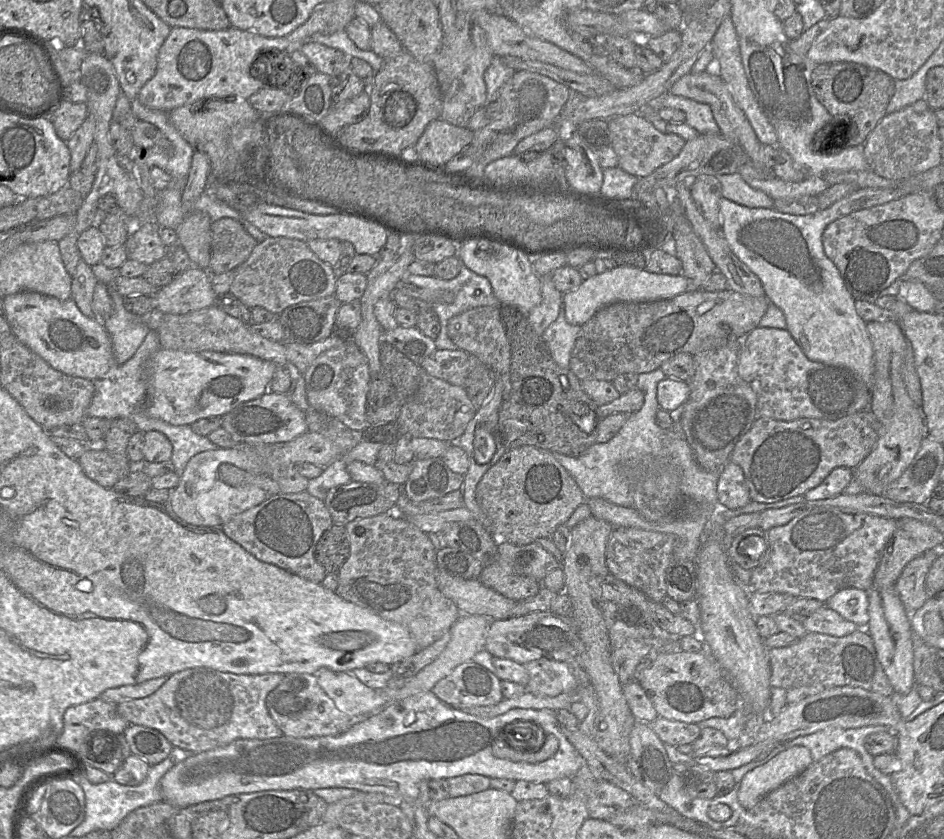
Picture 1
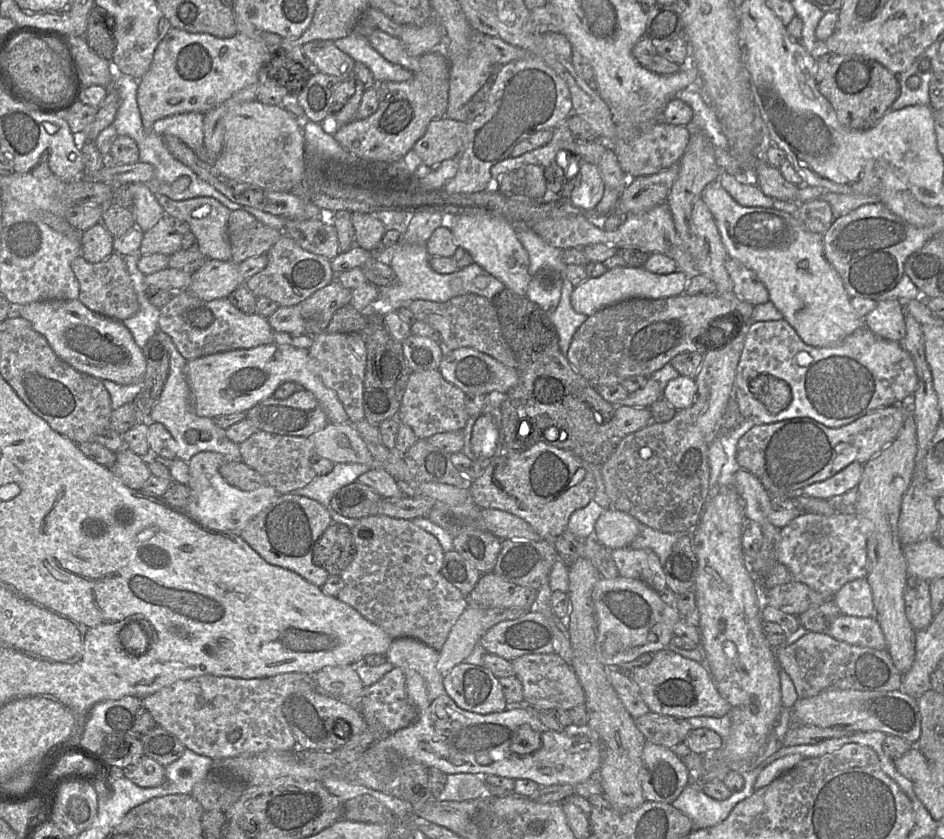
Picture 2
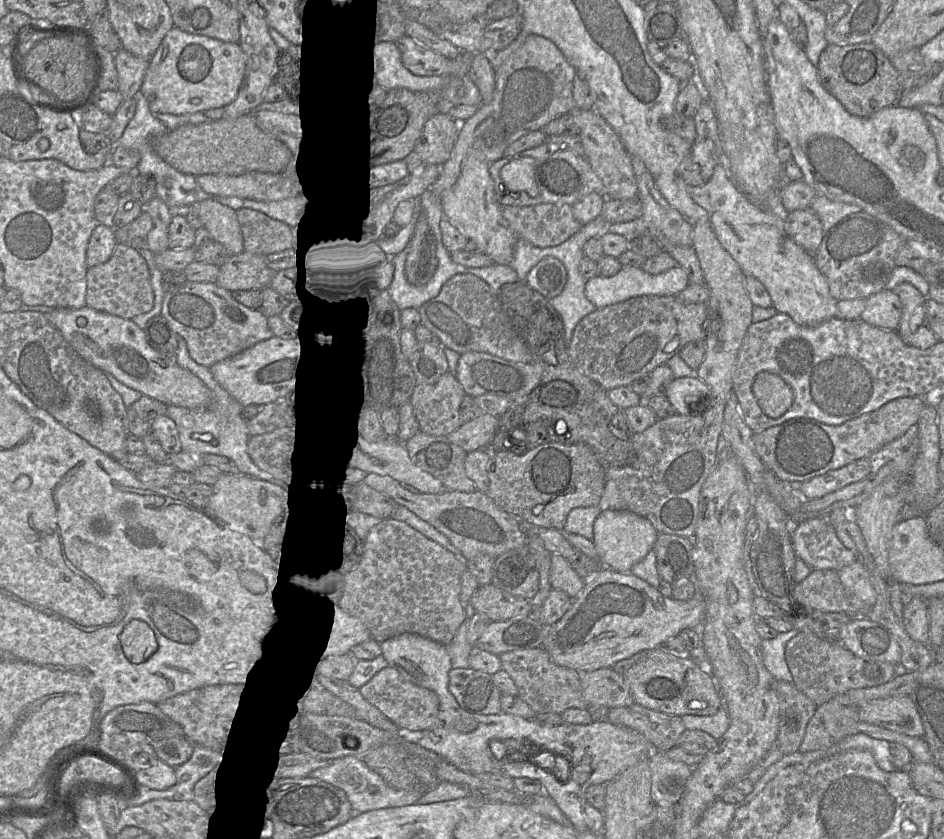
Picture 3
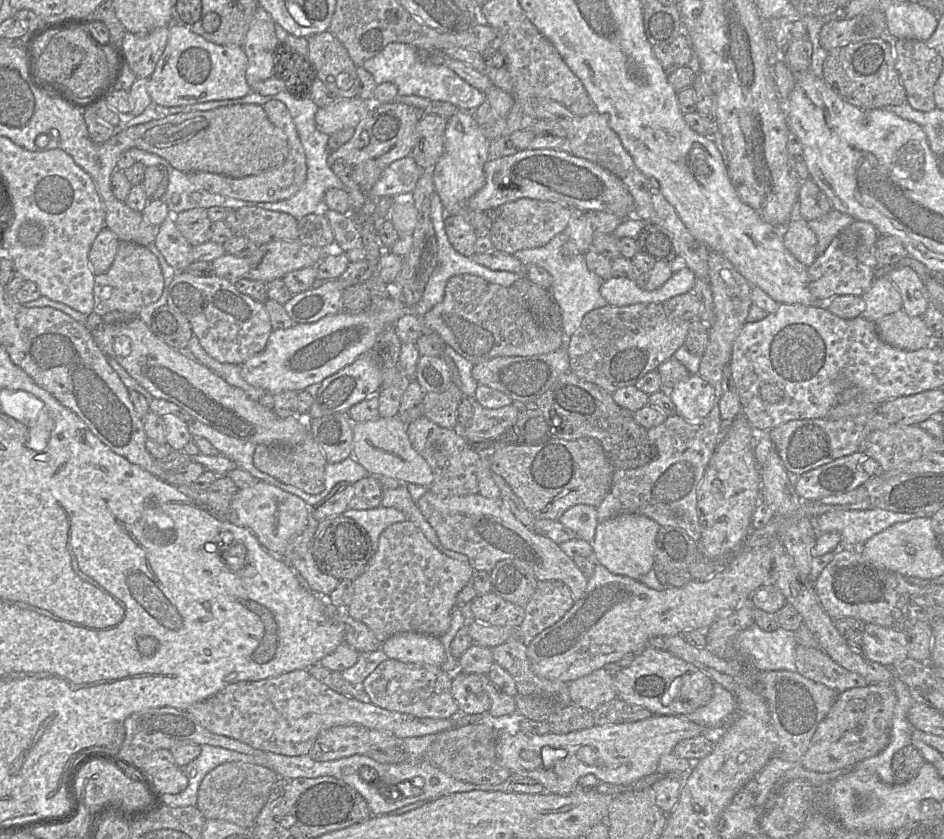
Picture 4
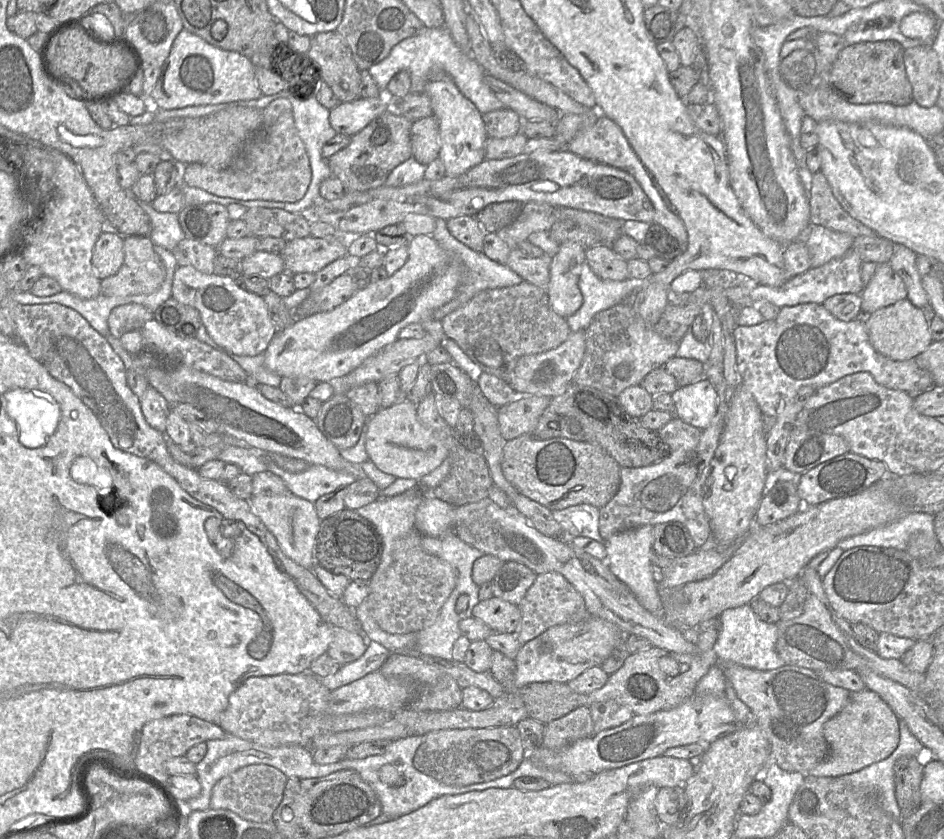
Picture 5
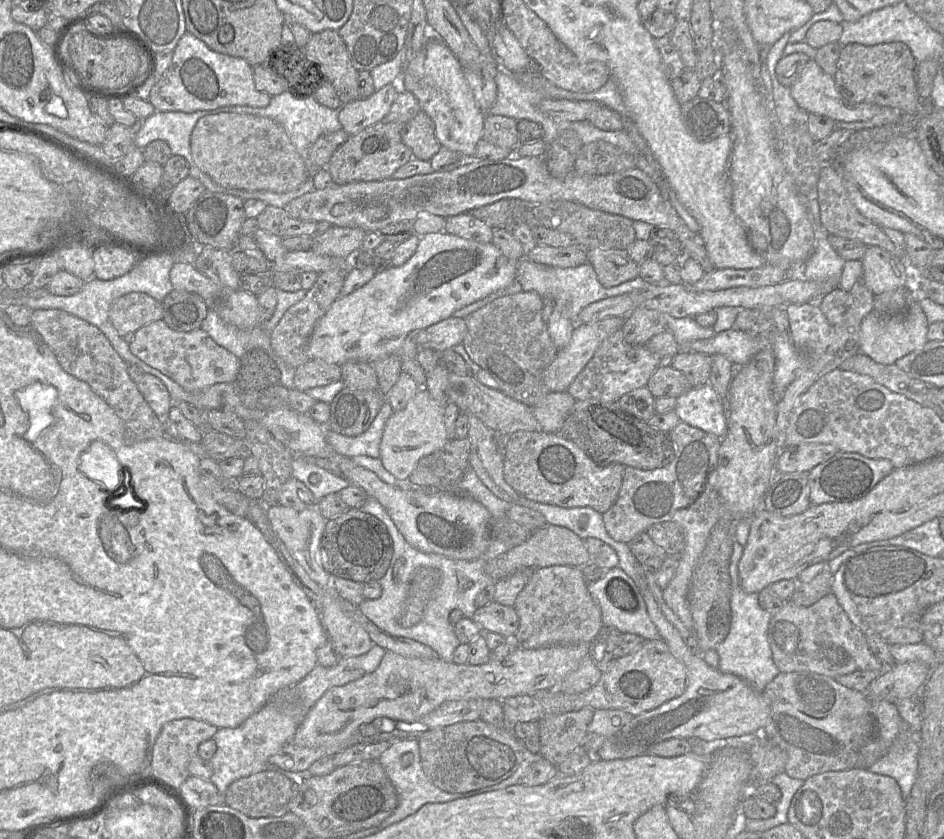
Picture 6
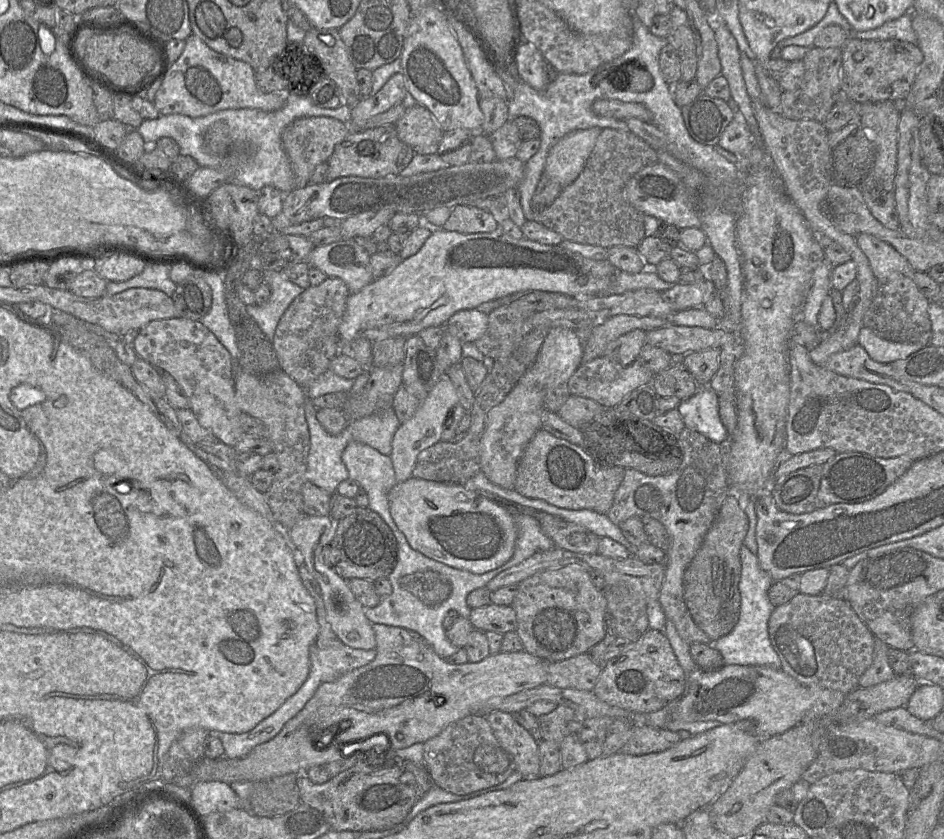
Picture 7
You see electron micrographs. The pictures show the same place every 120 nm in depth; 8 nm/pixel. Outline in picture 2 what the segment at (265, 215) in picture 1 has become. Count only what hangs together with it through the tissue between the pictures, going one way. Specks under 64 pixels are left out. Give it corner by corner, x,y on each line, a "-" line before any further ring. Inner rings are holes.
351,213
354,228
354,245
364,250
375,252
386,227
377,218
377,213

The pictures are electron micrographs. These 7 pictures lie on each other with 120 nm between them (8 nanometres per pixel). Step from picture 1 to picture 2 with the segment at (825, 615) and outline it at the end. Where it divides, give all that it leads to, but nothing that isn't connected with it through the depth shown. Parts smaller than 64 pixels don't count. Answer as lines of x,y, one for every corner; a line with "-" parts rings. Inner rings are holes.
841,614
828,627
826,634
851,645
886,650
884,633
875,617

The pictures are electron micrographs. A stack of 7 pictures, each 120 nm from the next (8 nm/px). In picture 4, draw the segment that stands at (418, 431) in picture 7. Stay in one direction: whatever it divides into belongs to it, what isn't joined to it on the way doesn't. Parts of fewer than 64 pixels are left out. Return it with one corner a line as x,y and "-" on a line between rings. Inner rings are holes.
397,415
356,423
353,426
352,454
369,474
395,478
401,484
414,483
429,487
433,482
432,470
427,461
413,448
407,435
407,426

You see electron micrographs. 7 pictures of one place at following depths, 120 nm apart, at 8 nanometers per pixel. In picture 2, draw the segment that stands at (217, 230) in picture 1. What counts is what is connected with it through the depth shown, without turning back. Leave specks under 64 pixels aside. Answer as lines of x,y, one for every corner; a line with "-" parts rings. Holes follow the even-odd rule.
244,210
230,213
227,233
231,245
230,261
235,264
266,254
283,234

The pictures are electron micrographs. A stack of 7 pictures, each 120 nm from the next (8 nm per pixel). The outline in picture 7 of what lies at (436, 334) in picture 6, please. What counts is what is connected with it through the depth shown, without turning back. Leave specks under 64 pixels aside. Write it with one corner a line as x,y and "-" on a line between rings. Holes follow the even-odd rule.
473,308
458,311
442,327
458,337
462,343
466,343
479,339
485,333
487,325
488,314

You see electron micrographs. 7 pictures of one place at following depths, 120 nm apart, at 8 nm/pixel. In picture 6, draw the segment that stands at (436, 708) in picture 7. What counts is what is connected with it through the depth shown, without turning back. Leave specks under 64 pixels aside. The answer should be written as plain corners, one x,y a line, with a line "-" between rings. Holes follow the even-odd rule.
591,643
568,645
551,645
538,649
517,648
516,651
502,661
490,659
482,665
455,664
453,661
438,659
406,658
391,651
386,651
381,663
375,671
343,686
332,687
308,710
298,725
292,744
317,748
322,746
340,745
359,727
369,724
377,718
389,718
395,721
395,729
399,724
413,724
431,713
447,701
496,699
503,701
510,697
534,694
539,690
557,689
561,681
576,670
581,661
589,657

